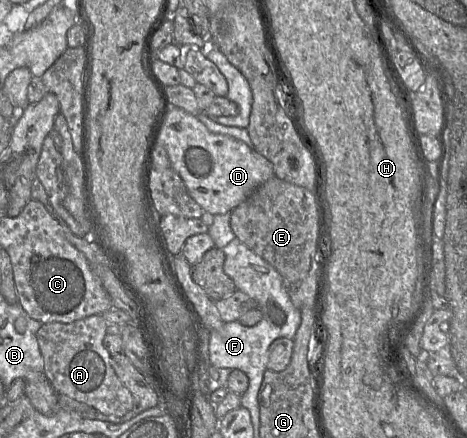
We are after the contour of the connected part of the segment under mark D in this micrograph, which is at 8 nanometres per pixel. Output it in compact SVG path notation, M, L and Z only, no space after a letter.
M173 107L165 118L157 145L168 154L171 168L184 182L189 195L213 215L230 213L274 175L272 163L244 142L215 134L186 111Z

